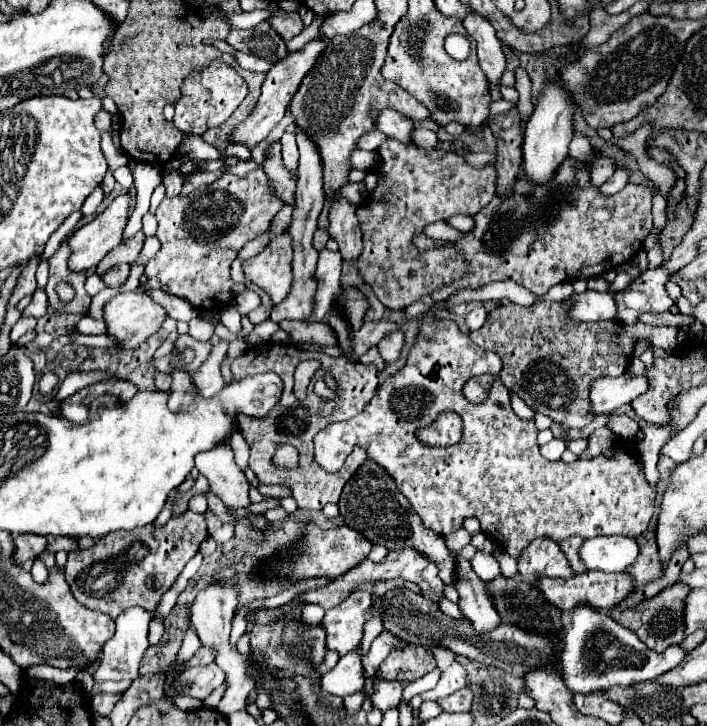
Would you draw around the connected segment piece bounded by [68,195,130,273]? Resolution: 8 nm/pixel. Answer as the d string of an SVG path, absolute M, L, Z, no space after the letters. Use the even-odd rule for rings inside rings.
M120 195L116 197L102 213L98 213L92 221L88 221L86 225L82 225L68 241L70 247L70 257L68 257L68 269L70 271L86 271L86 269L94 269L108 251L112 251L116 245L120 245L122 239L122 231L128 223L128 205L130 205L130 195Z

